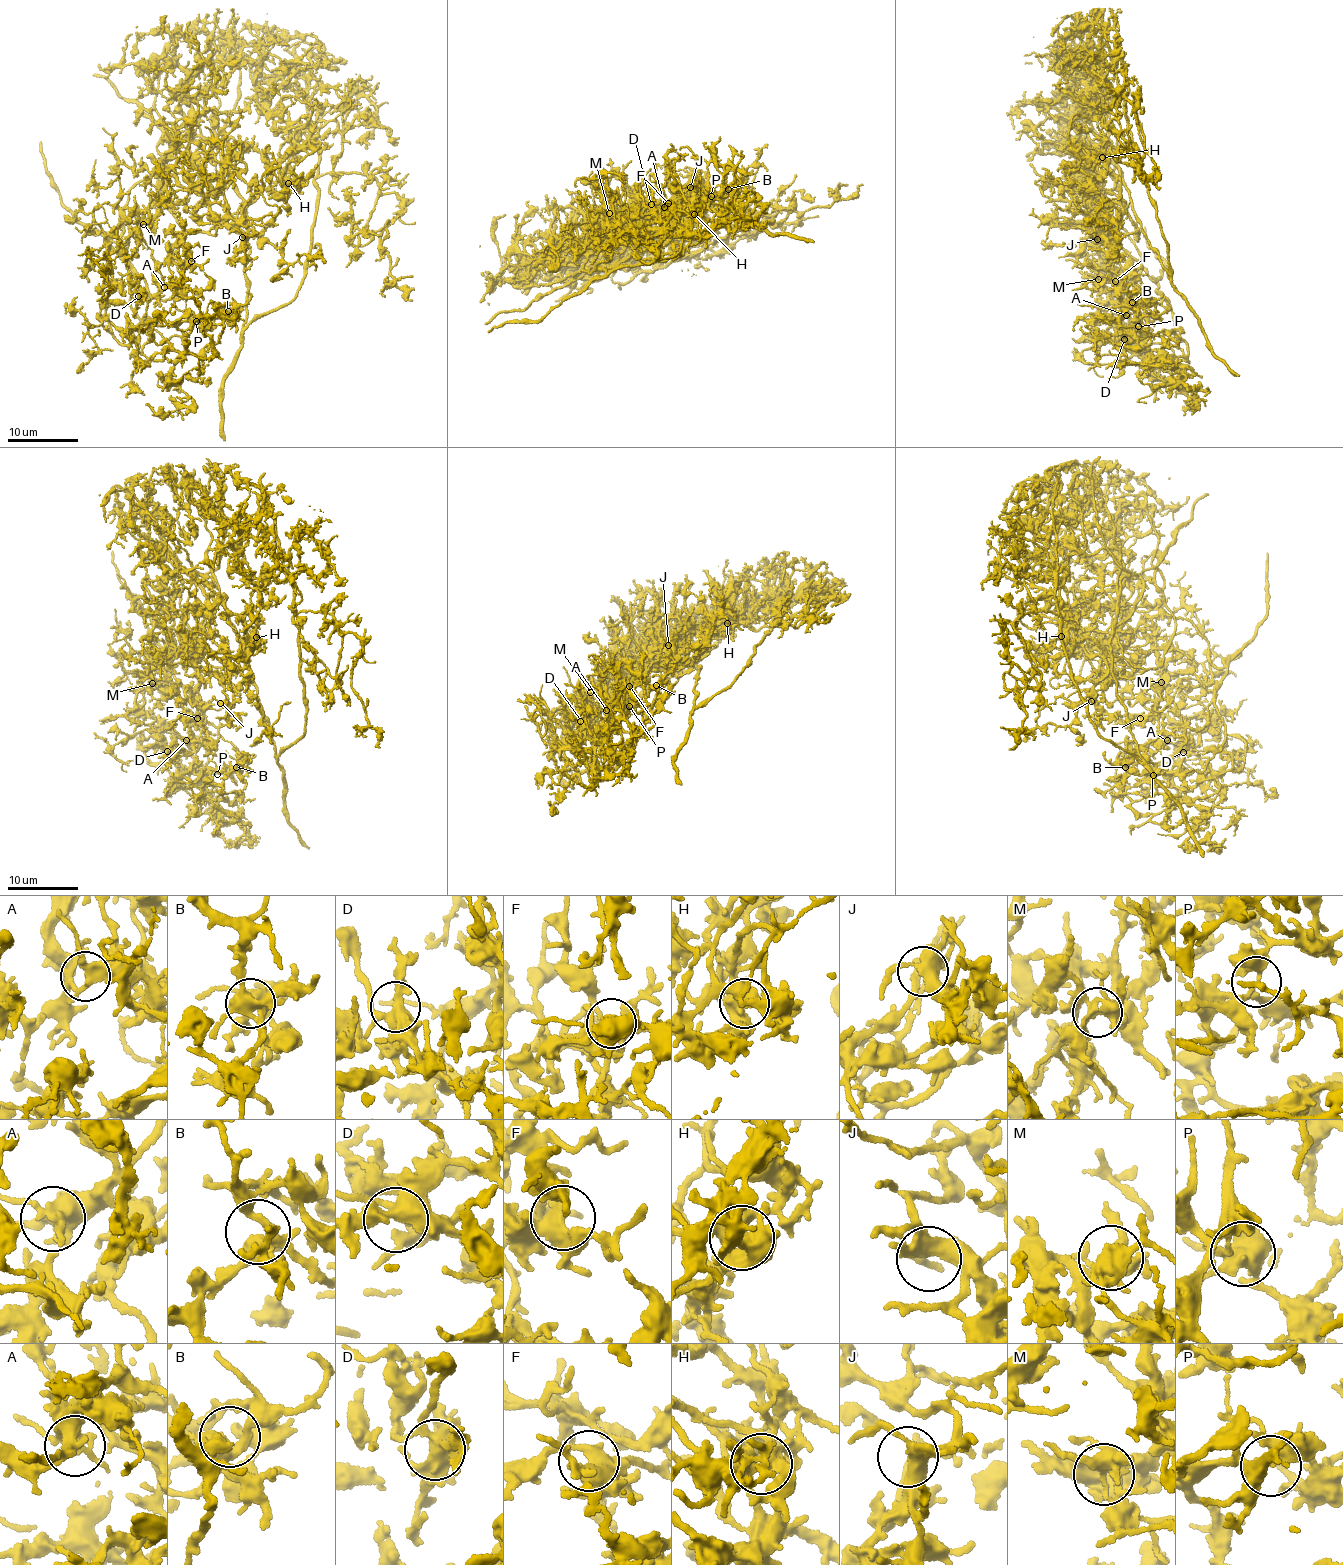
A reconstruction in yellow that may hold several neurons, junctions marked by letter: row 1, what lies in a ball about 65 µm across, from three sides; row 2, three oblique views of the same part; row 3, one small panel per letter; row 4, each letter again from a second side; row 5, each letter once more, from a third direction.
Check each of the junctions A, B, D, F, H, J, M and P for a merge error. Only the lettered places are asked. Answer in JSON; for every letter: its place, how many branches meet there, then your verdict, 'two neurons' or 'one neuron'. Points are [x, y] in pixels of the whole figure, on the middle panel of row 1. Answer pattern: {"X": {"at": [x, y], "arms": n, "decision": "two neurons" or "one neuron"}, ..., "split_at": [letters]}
{"A": {"at": [664, 207], "arms": 4, "decision": "one neuron"}, "B": {"at": [728, 189], "arms": 6, "decision": "one neuron"}, "D": {"at": [651, 204], "arms": 5, "decision": "one neuron"}, "F": {"at": [668, 203], "arms": 5, "decision": "one neuron"}, "H": {"at": [694, 214], "arms": 5, "decision": "two neurons"}, "J": {"at": [690, 187], "arms": 4, "decision": "one neuron"}, "M": {"at": [609, 213], "arms": 6, "decision": "one neuron"}, "P": {"at": [711, 196], "arms": 4, "decision": "one neuron"}, "split_at": ["H"]}

